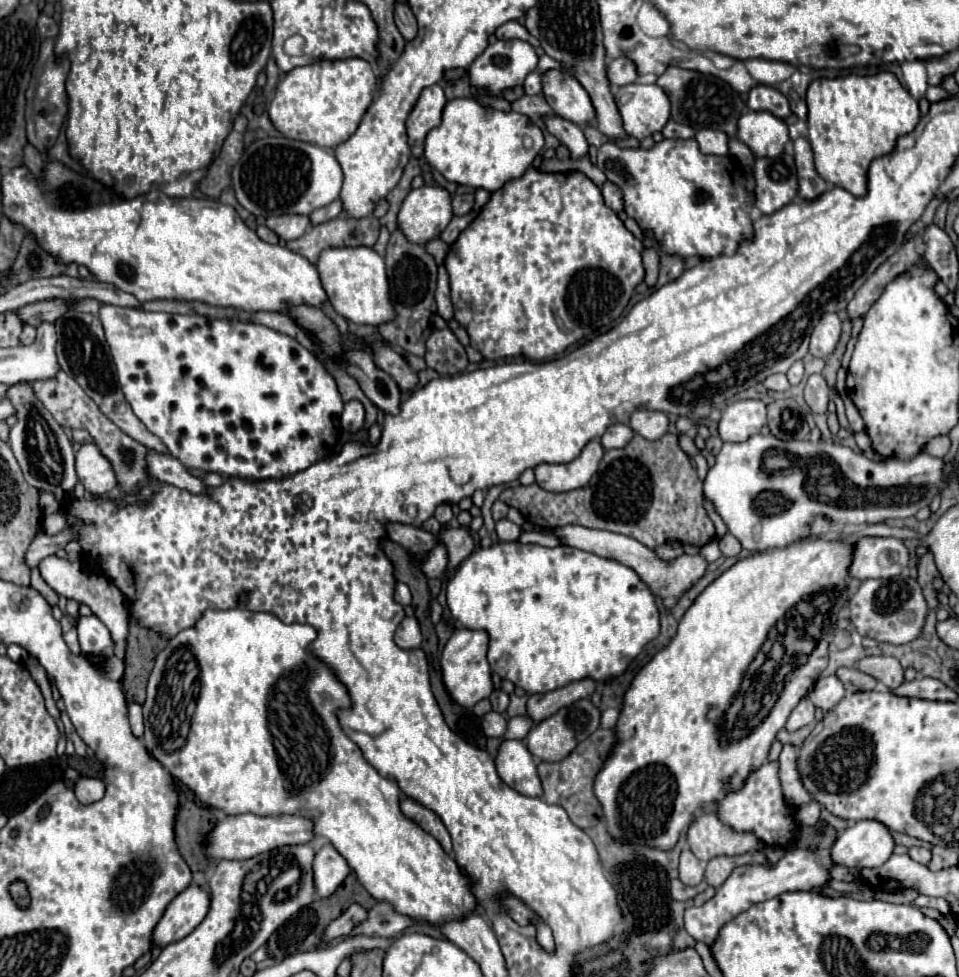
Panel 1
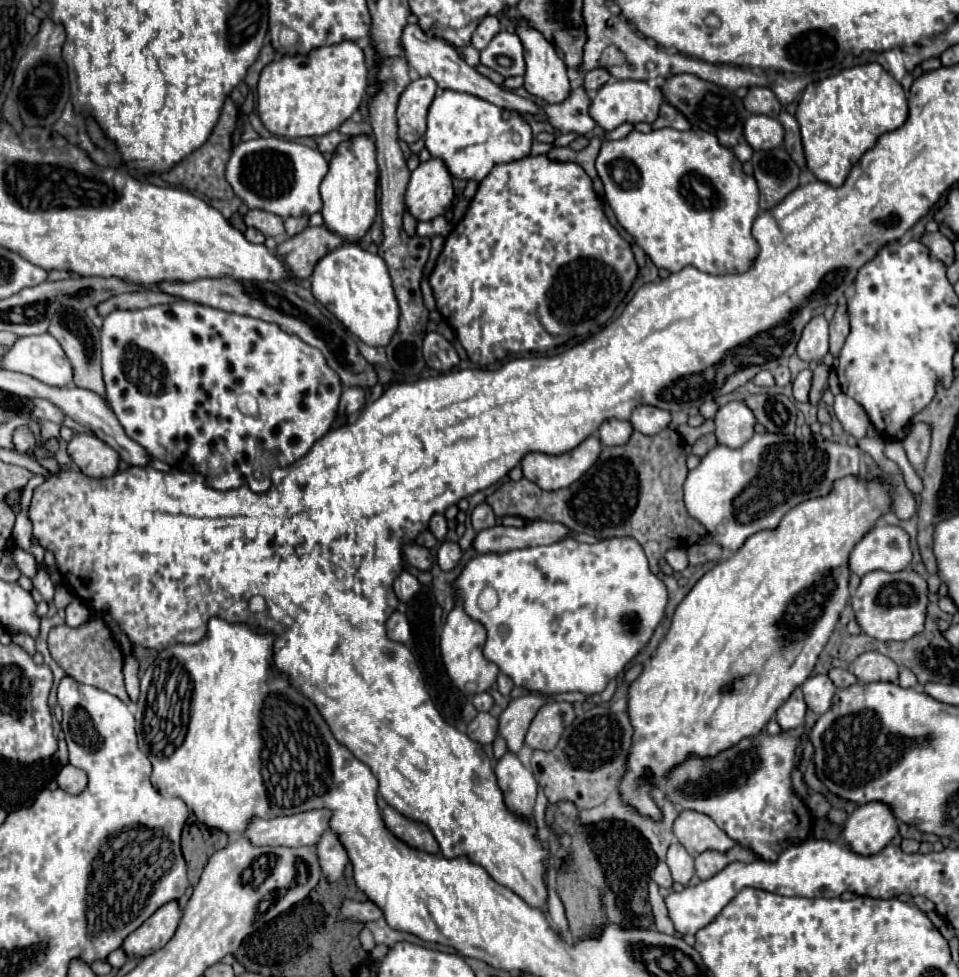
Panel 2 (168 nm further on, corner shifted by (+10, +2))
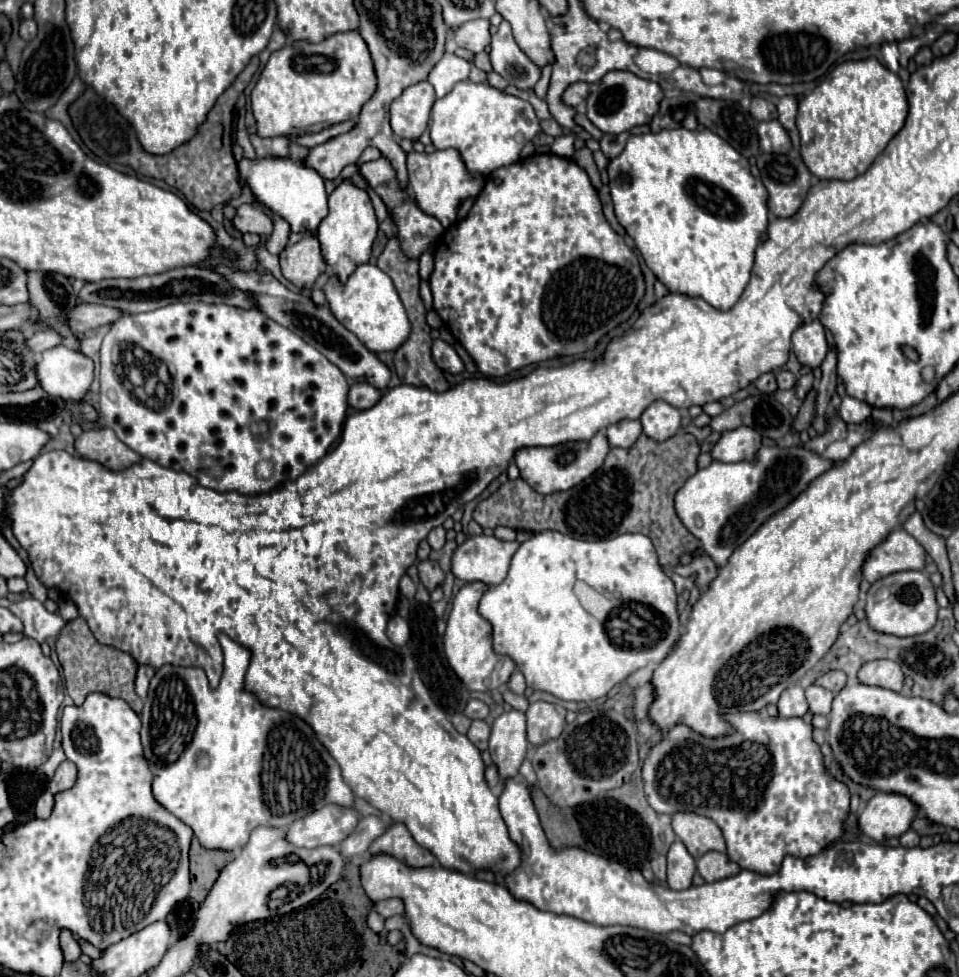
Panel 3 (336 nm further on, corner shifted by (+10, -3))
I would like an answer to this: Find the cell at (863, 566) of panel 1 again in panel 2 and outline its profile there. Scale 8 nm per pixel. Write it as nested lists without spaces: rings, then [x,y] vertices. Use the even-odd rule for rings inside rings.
[[[881,526],[869,530],[853,548],[849,568],[857,576],[873,570],[899,572],[911,564],[909,536],[899,526]]]

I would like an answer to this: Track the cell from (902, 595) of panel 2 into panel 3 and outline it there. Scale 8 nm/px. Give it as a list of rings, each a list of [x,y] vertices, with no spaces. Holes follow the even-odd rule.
[[[923,571],[893,573],[873,583],[867,593],[865,613],[867,613],[869,625],[881,633],[891,633],[897,637],[911,637],[911,635],[927,633],[937,621],[937,611],[939,611],[939,605],[935,599],[935,587],[929,575]]]

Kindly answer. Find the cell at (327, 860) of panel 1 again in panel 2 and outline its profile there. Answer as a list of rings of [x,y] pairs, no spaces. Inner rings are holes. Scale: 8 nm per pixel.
[[[327,830],[327,832],[321,836],[319,844],[317,844],[313,850],[315,850],[315,854],[317,854],[317,860],[319,860],[323,878],[325,878],[327,882],[335,882],[337,878],[341,878],[343,868],[345,868],[345,864],[349,862],[349,858],[347,858],[345,848],[341,846],[341,842],[337,840],[337,836],[335,836],[331,830]]]

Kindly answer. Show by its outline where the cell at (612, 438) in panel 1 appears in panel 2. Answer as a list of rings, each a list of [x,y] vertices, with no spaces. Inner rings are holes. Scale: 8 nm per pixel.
[[[605,420],[599,428],[599,440],[603,446],[615,446],[625,444],[631,436],[633,428],[625,420]]]

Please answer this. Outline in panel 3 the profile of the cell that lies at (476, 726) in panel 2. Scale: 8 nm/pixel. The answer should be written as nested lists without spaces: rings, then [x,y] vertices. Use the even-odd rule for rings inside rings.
[[[481,719],[471,721],[471,727],[469,727],[469,731],[467,731],[467,737],[469,737],[469,741],[471,741],[479,751],[485,751],[485,749],[487,749],[489,735],[491,735],[491,727],[489,727],[485,721],[481,721]]]

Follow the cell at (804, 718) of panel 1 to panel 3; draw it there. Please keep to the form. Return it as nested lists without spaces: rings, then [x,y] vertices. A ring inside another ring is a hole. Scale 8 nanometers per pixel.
[[[789,685],[779,701],[777,701],[777,709],[781,717],[803,717],[809,707],[807,707],[807,699],[805,699],[805,689],[801,685]]]

